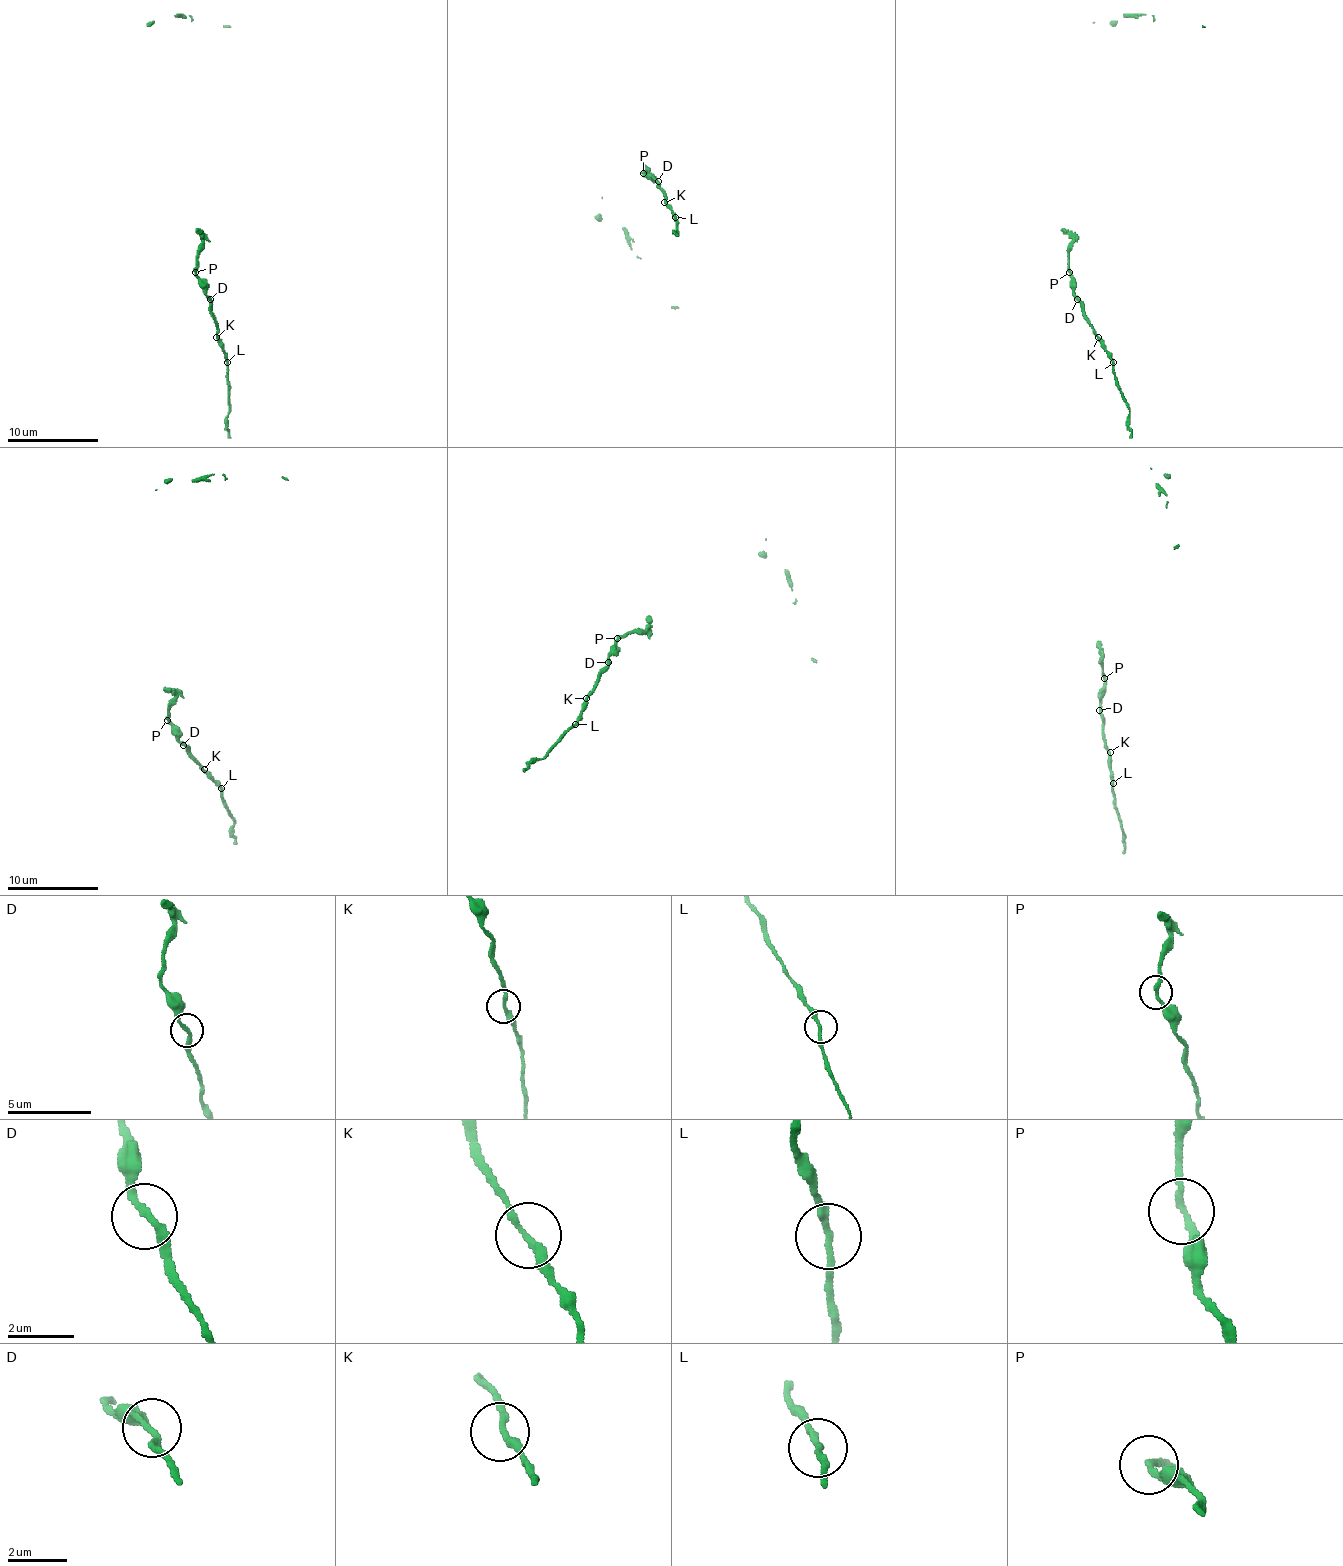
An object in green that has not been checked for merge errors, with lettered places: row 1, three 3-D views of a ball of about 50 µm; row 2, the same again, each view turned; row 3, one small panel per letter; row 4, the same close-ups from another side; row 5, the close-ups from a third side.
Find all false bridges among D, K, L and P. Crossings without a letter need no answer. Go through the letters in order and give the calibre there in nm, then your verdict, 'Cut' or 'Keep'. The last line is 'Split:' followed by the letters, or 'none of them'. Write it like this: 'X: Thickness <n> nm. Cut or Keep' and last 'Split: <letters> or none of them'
D: Thickness 200 nm. Keep
K: Thickness 240 nm. Keep
L: Thickness 190 nm. Keep
P: Thickness 200 nm. Cut
Split: P

